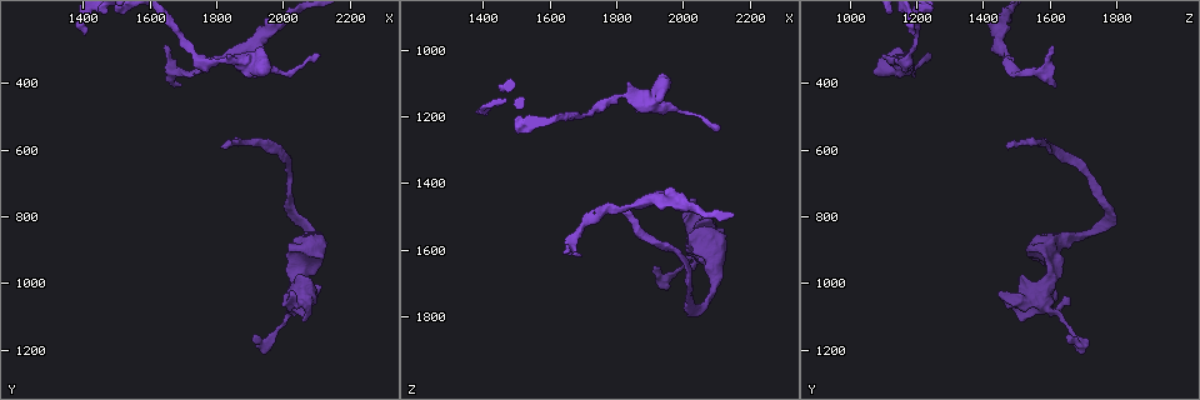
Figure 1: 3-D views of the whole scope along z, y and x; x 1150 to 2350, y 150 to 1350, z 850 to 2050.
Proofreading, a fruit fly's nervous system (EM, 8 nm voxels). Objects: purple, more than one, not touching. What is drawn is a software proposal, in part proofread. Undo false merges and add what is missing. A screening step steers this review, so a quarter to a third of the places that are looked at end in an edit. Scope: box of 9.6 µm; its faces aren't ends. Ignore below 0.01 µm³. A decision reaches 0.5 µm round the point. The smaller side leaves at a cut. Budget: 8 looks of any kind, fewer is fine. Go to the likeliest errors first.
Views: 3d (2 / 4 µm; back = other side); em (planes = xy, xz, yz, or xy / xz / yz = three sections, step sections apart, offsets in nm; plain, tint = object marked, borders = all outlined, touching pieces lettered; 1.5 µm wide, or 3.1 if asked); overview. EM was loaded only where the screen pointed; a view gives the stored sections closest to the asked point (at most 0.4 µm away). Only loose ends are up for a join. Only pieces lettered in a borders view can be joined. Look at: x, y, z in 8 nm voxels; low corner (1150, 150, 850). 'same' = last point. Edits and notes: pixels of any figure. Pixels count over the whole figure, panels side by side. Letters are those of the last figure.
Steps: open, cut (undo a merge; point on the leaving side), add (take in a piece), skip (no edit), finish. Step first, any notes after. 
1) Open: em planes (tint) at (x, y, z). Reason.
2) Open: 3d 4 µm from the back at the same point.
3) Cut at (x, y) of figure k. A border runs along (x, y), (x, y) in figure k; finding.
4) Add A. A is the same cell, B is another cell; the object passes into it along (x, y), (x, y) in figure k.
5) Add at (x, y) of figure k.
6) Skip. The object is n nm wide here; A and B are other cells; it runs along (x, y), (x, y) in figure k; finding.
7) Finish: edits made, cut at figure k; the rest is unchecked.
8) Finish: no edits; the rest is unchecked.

Open: em xz step 8 (tint) at (1810, 590, 1480).

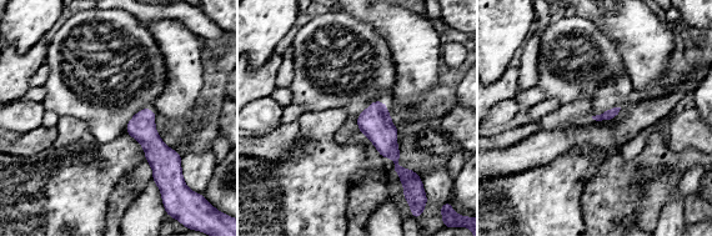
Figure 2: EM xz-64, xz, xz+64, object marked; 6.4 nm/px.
Open: em planes (borders) at the same point. Another direction.

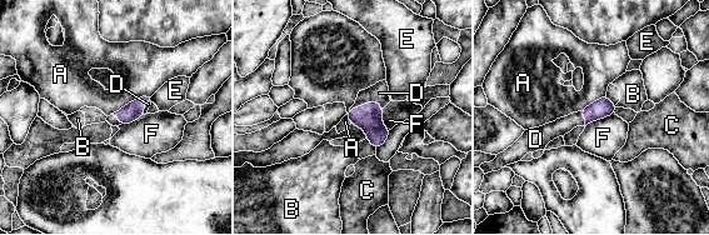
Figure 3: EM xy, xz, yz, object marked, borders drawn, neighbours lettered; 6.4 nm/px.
Add at (379, 93) of figure 3. The longest contact is with A, 280 nm; D is the same cell, A, B, C, E and F are other cells; the neuron continues.

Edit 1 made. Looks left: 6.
Open: overview. See it whole again.

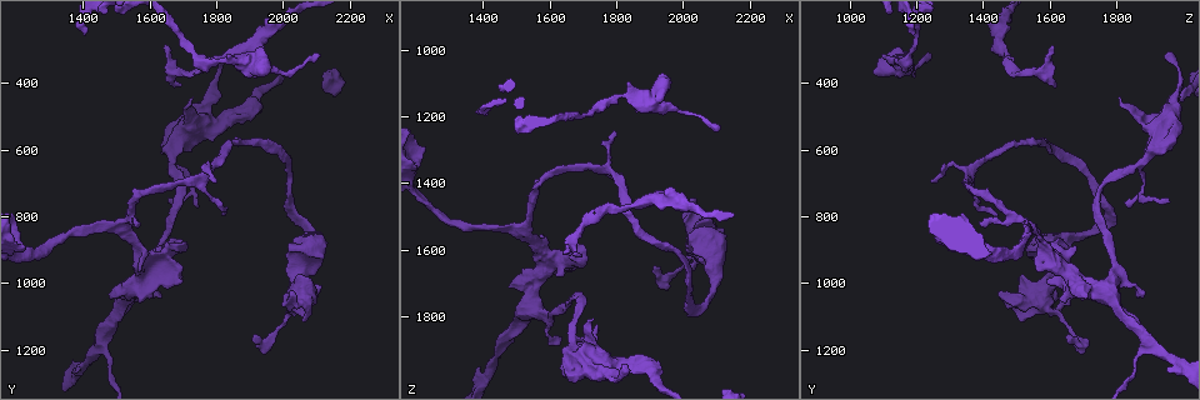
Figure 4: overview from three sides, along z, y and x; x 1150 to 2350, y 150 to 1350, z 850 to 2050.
Open: em xz step 4 (tint) at (1990, 360, 1180). Thick turns thin.

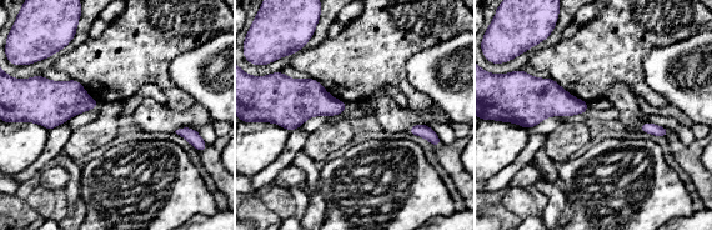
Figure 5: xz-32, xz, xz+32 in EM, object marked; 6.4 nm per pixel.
Open: em planes (borders) at the same point. Another direction.

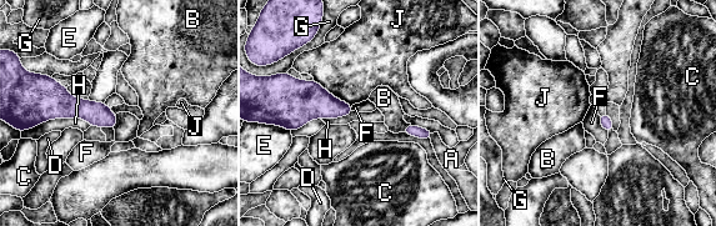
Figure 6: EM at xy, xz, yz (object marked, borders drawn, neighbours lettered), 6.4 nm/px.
Skip. The object is 80 nm wide here; A, B, C, D, E, F, G, H and J are other cells; a border runs along (599, 116), (599, 124), (607, 132) in figure 6; one neuron here.

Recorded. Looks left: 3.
Open: 3d 4 µm at (1690, 410, 1610). An open end.

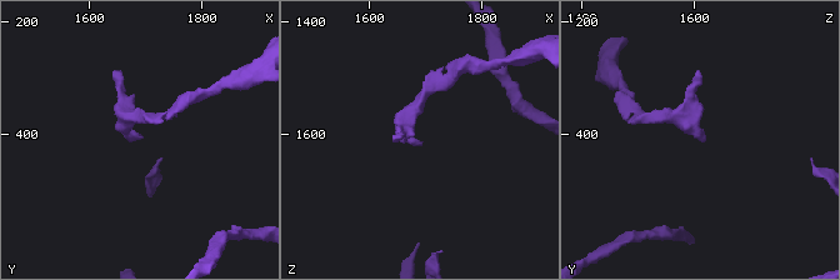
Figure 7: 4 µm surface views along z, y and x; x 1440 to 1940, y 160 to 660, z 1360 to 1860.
Open: em planes (borders) at (1695, 400, 1620). Need the tissue.

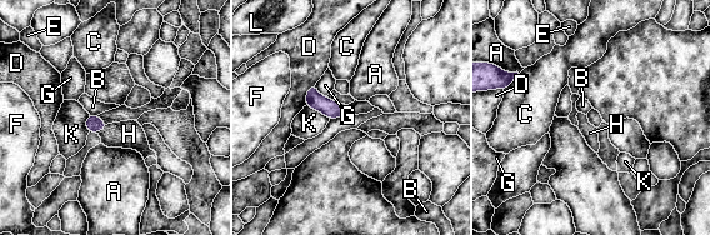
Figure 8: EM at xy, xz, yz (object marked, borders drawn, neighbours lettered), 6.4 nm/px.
Add at (129, 134) of figure 8. H is the same cell, A, B, C, D, E, F, G, K and L are other cells; it goes on there.

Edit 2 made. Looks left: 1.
Finish: edits made, add at figure 3, add at figure 8; the rest is unchecked.

